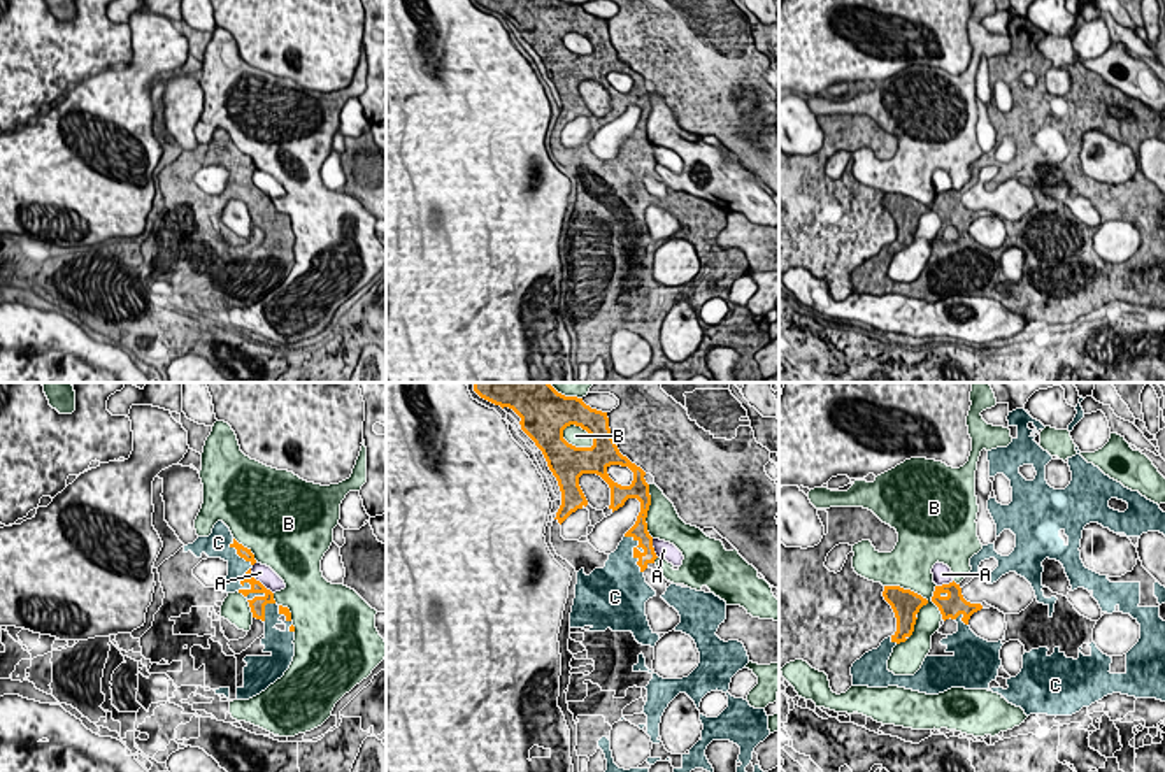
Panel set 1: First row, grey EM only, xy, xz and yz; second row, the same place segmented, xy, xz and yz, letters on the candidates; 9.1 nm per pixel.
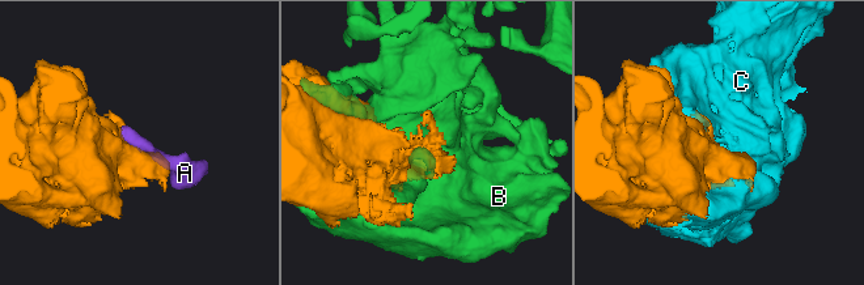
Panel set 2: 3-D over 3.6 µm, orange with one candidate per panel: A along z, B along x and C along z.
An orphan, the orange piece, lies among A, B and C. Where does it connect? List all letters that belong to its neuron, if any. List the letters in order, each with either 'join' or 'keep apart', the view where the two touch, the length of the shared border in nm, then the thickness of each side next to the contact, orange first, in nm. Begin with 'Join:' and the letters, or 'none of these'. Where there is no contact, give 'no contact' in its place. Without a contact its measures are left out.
Join: C
A: keep apart; contact in xy; length 320 nm; calibres 140 and 160 nm
B: keep apart; contact in yz; length 650 nm; calibres 280 and 400 nm
C: join; contact in xy; length 600 nm; calibres 120 and 180 nm

